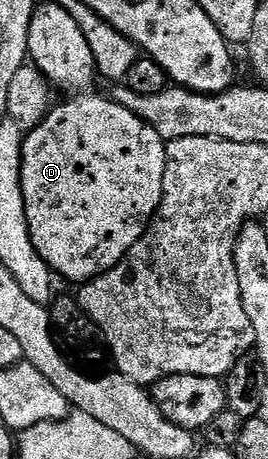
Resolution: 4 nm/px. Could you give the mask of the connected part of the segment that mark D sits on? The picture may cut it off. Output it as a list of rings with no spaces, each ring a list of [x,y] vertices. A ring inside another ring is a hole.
[[[79,94],[68,102],[56,105],[47,113],[43,123],[36,126],[23,139],[23,159],[21,160],[21,188],[25,196],[25,208],[29,220],[29,232],[39,255],[60,279],[72,278],[75,284],[82,284],[90,279],[98,278],[106,270],[114,268],[127,253],[137,245],[143,233],[147,231],[154,217],[159,212],[163,199],[163,177],[167,163],[167,148],[165,139],[149,124],[145,124],[129,108],[121,108],[110,97],[102,98],[99,94]]]

